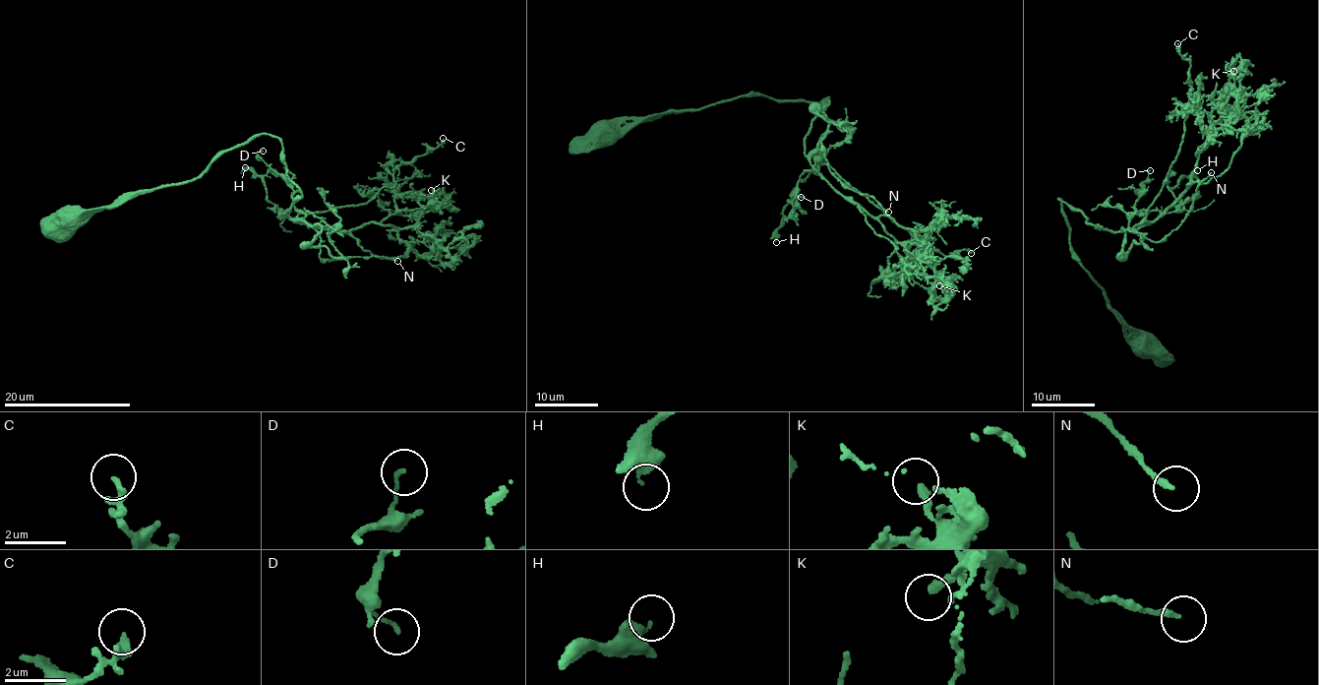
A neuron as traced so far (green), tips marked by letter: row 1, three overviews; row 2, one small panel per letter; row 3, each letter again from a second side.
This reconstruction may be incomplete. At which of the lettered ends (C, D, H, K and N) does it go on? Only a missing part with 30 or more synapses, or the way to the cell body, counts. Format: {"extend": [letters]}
{"extend": ["N"]}

